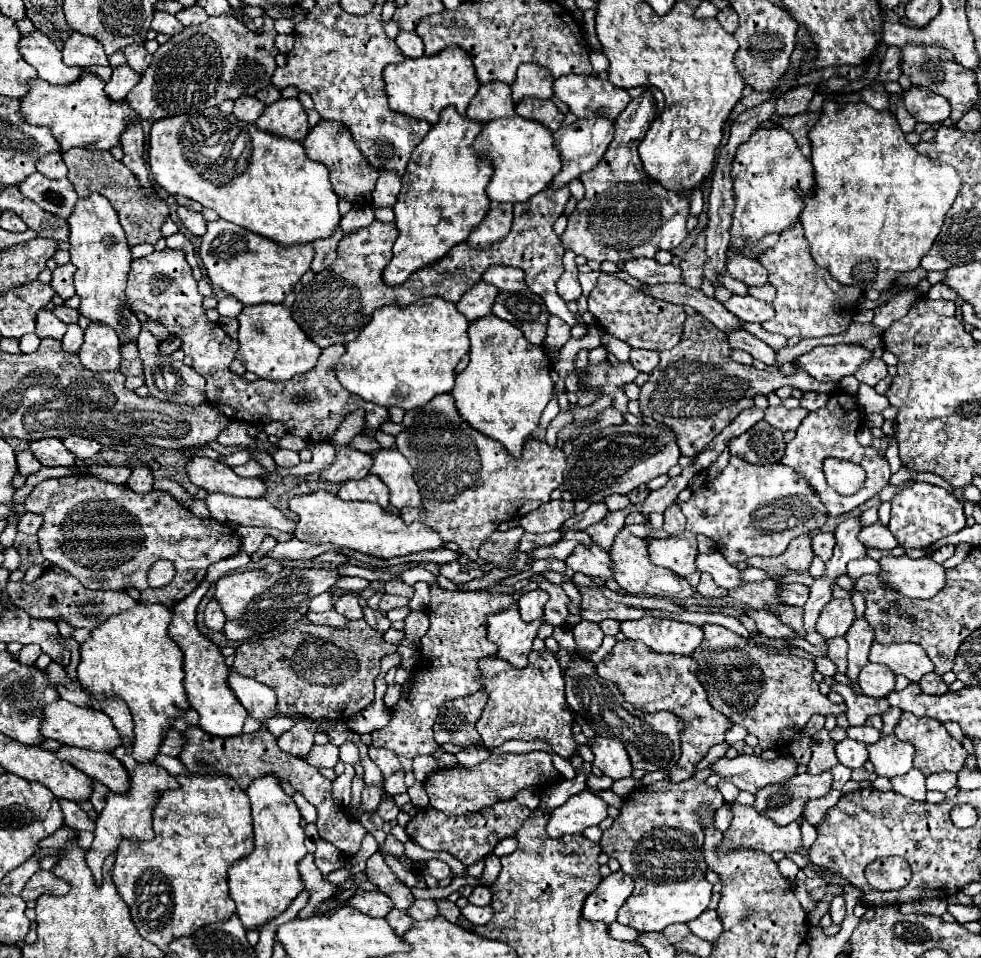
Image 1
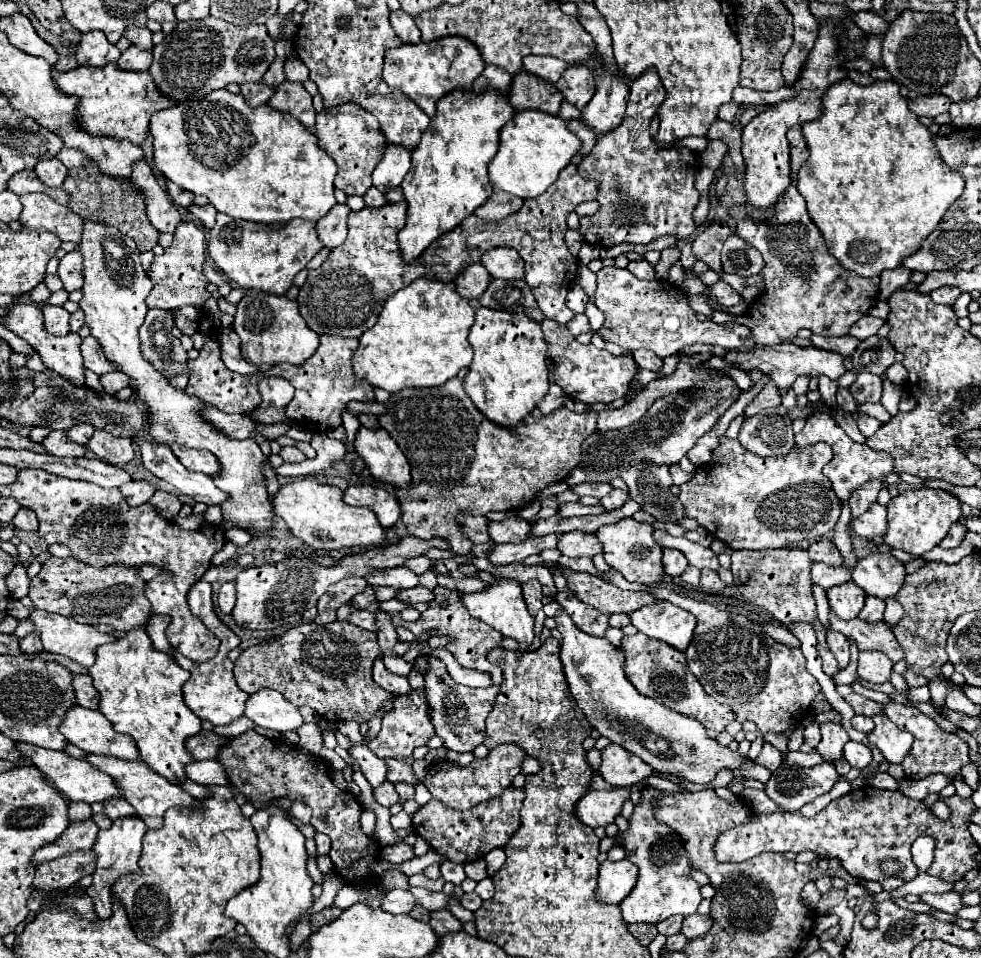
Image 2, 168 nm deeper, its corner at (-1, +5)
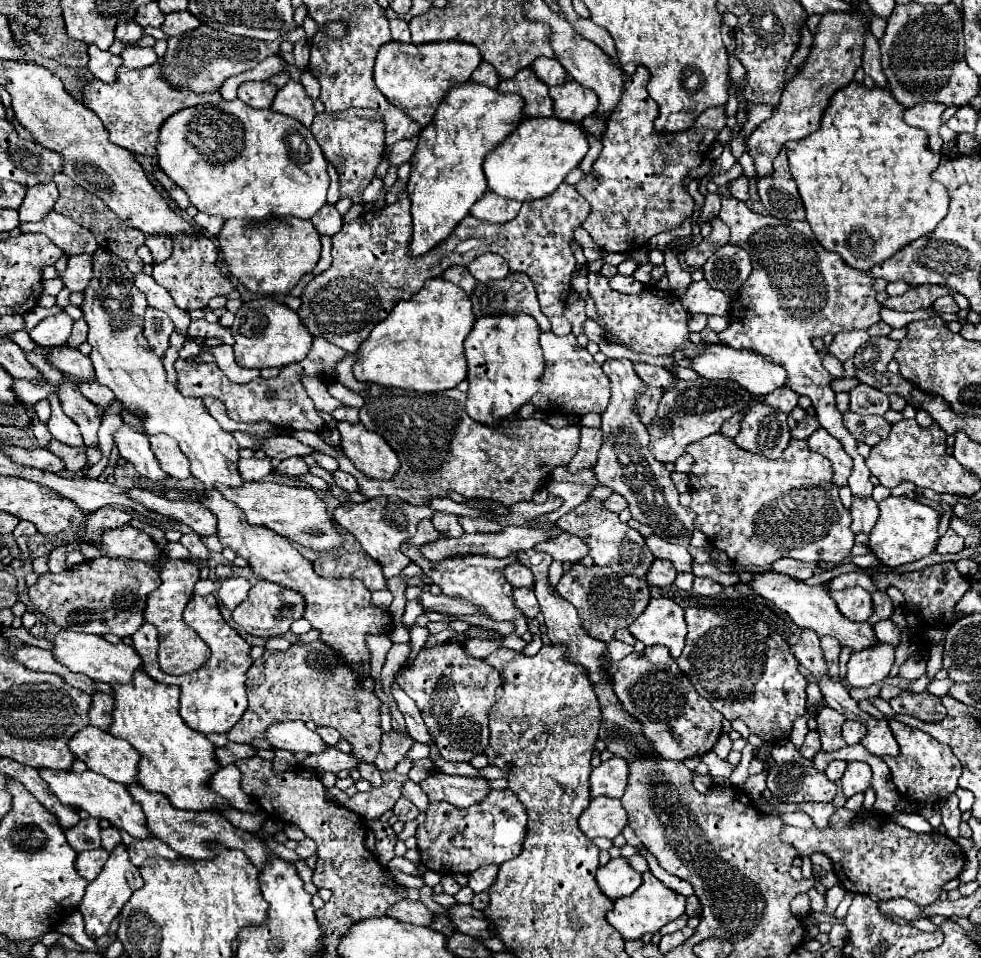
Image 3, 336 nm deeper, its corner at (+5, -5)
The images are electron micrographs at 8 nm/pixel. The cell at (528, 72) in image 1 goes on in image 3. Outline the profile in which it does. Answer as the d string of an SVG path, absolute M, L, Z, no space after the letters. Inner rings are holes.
M538 57L530 67L536 73L536 77L540 77L540 81L544 81L548 87L550 85L562 85L566 81L566 71L558 63L558 59Z

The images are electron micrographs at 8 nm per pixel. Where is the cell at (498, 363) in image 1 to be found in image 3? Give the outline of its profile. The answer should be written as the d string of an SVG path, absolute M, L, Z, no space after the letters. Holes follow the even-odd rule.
M524 313L476 319L470 335L464 341L470 383L466 411L472 419L490 427L498 427L502 419L514 415L540 391L544 359L538 335L540 327Z

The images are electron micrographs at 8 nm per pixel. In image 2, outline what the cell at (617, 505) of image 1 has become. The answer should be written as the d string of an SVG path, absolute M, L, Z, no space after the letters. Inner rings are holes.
M580 483L580 485L574 485L570 487L572 493L576 493L578 497L584 497L584 495L592 495L592 497L606 497L608 491L612 491L612 487L608 483Z

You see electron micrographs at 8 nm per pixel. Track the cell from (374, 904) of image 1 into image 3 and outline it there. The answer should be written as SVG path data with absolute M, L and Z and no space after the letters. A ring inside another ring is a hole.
M402 899L394 903L392 907L388 907L386 915L404 923L412 923L412 925L428 925L428 921L432 921L434 917L426 909L426 905L422 905L420 901L410 901L410 899Z

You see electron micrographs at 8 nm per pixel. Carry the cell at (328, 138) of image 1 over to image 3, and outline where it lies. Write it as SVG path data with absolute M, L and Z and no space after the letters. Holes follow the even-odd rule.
M348 109L338 113L320 113L314 117L310 127L318 141L326 161L336 169L340 183L340 197L360 195L362 189L376 175L376 167L384 157L384 123L382 117L372 109Z

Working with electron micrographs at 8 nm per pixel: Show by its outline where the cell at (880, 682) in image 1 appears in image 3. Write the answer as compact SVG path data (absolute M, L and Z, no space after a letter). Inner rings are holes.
M878 643L872 649L852 653L848 661L846 681L850 687L870 687L888 677L894 665L894 649Z

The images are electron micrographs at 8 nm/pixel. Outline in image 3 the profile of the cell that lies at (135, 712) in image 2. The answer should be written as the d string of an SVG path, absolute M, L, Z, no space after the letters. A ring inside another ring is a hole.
M142 669L134 671L134 677L126 685L112 685L112 725L110 735L126 739L138 753L138 783L148 791L164 793L176 809L210 811L212 805L228 805L226 799L212 793L206 783L220 769L214 761L214 745L206 735L196 733L184 725L178 715L180 689L176 685L164 685L148 677Z

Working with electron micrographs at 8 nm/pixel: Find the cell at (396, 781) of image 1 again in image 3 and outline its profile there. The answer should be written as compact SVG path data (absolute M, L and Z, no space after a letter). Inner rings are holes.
M400 797L398 801L396 801L396 805L394 805L394 815L400 819L400 821L414 821L416 817L418 817L418 807L412 803L412 801L408 801L406 797Z

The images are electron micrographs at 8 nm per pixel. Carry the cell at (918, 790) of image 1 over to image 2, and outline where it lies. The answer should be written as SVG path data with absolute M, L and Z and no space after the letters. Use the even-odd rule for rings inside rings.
M878 771L872 779L868 779L868 785L870 787L876 787L876 789L896 789L898 787L898 781L892 775Z

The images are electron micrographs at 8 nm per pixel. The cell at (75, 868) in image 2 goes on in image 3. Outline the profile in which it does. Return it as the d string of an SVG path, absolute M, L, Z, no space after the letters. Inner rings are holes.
M94 849L94 851L82 851L76 857L76 871L80 877L84 877L86 881L94 881L100 875L100 869L104 867L108 859L108 851L106 849Z

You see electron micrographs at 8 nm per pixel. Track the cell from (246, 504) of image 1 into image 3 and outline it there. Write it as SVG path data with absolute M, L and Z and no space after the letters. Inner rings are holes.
M124 425L114 433L114 441L118 441L118 449L120 449L120 457L130 461L134 465L134 469L138 471L140 477L144 477L146 481L152 481L156 485L160 485L160 489L168 489L166 481L168 481L168 473L162 471L156 455L150 449L148 443L148 435L134 431L132 427Z

